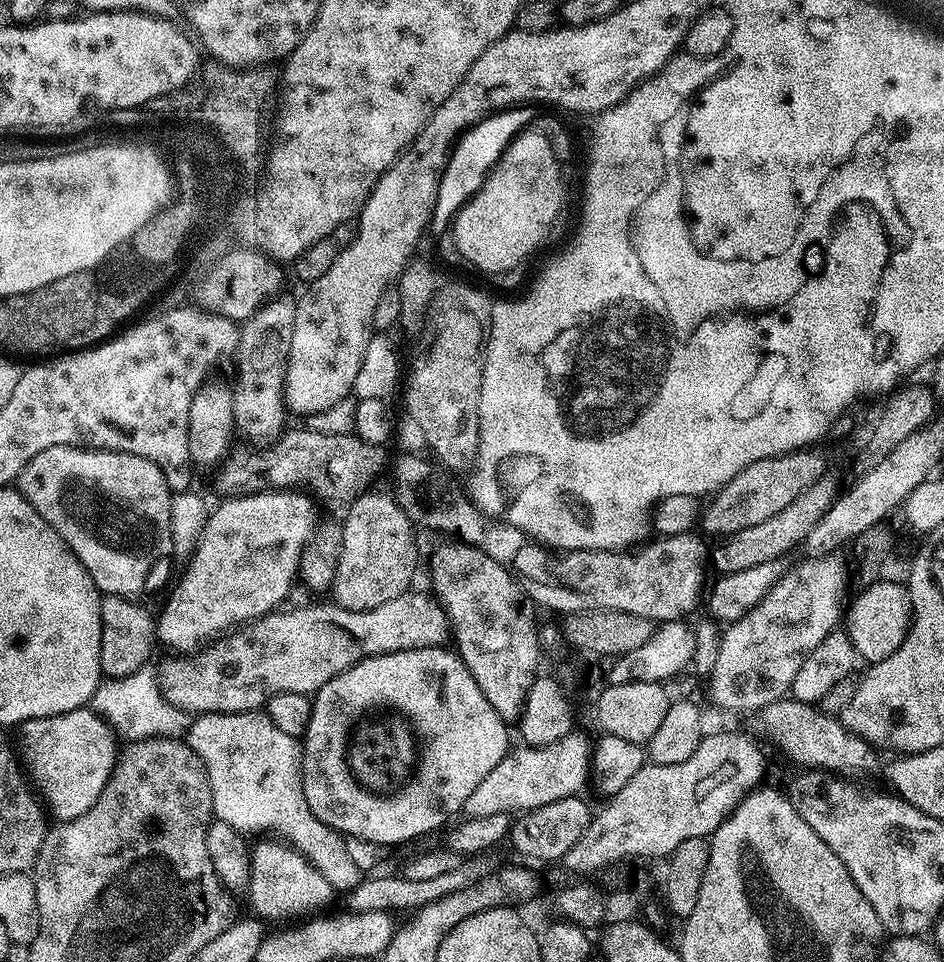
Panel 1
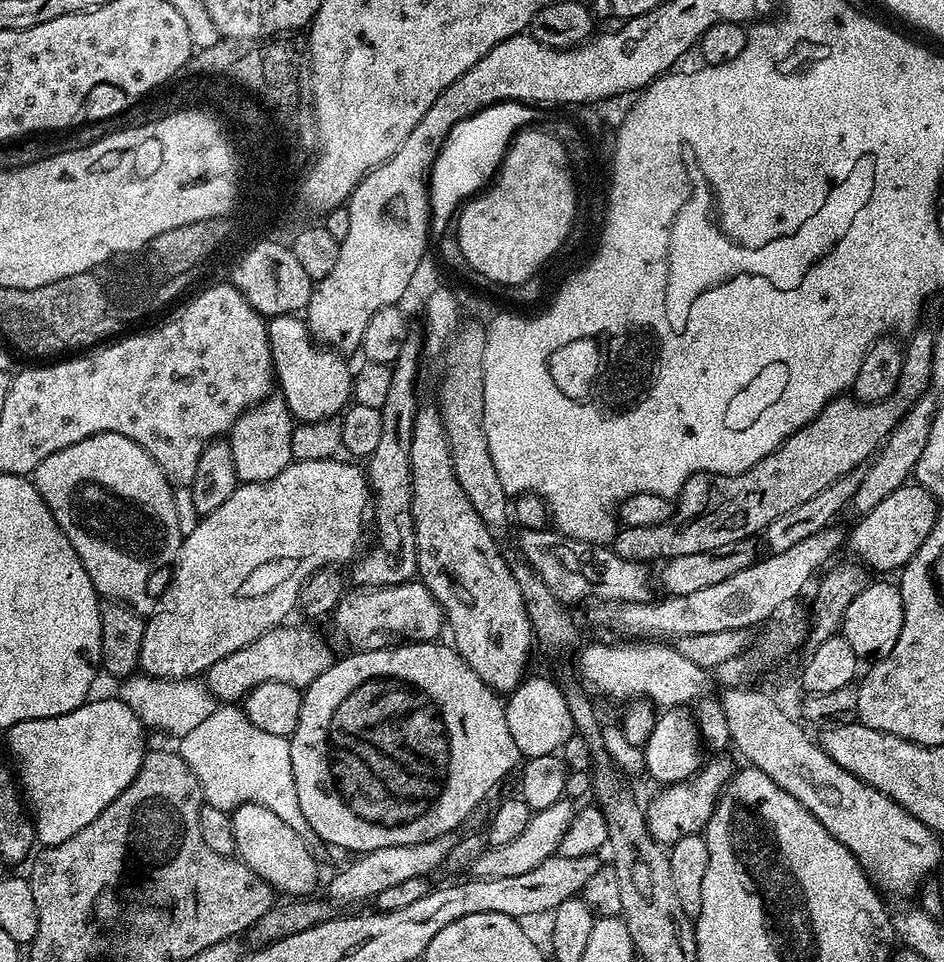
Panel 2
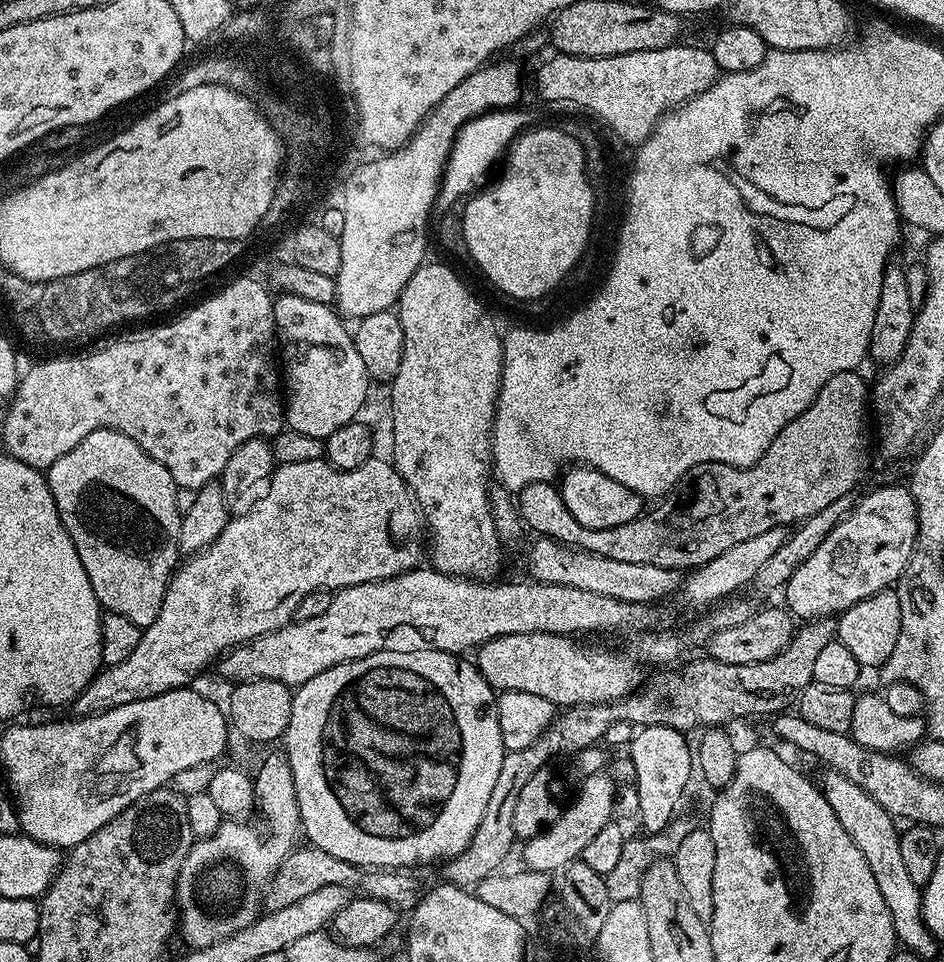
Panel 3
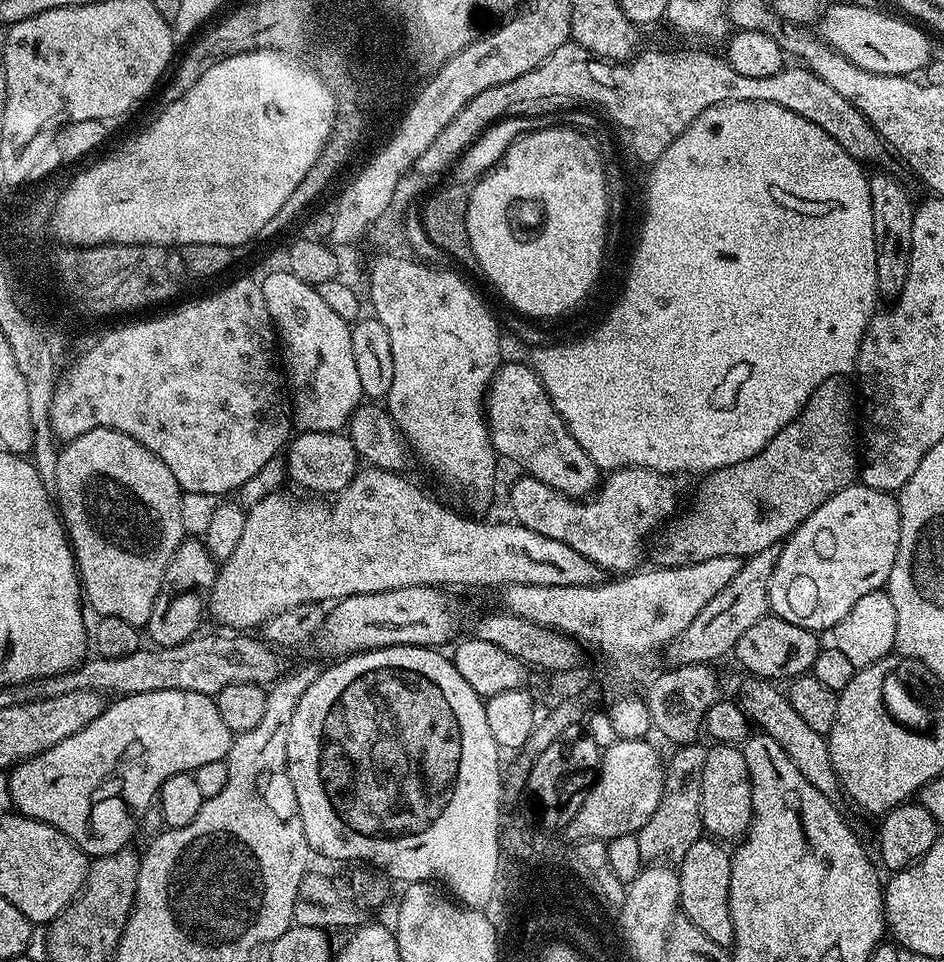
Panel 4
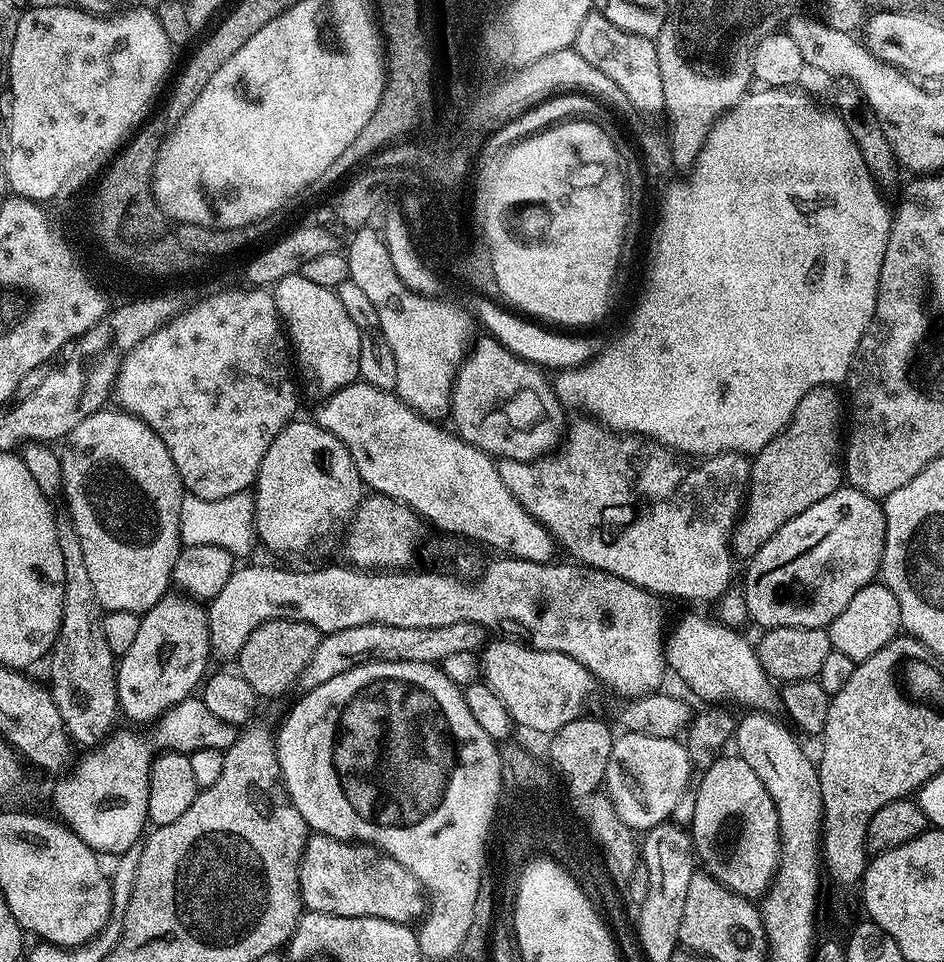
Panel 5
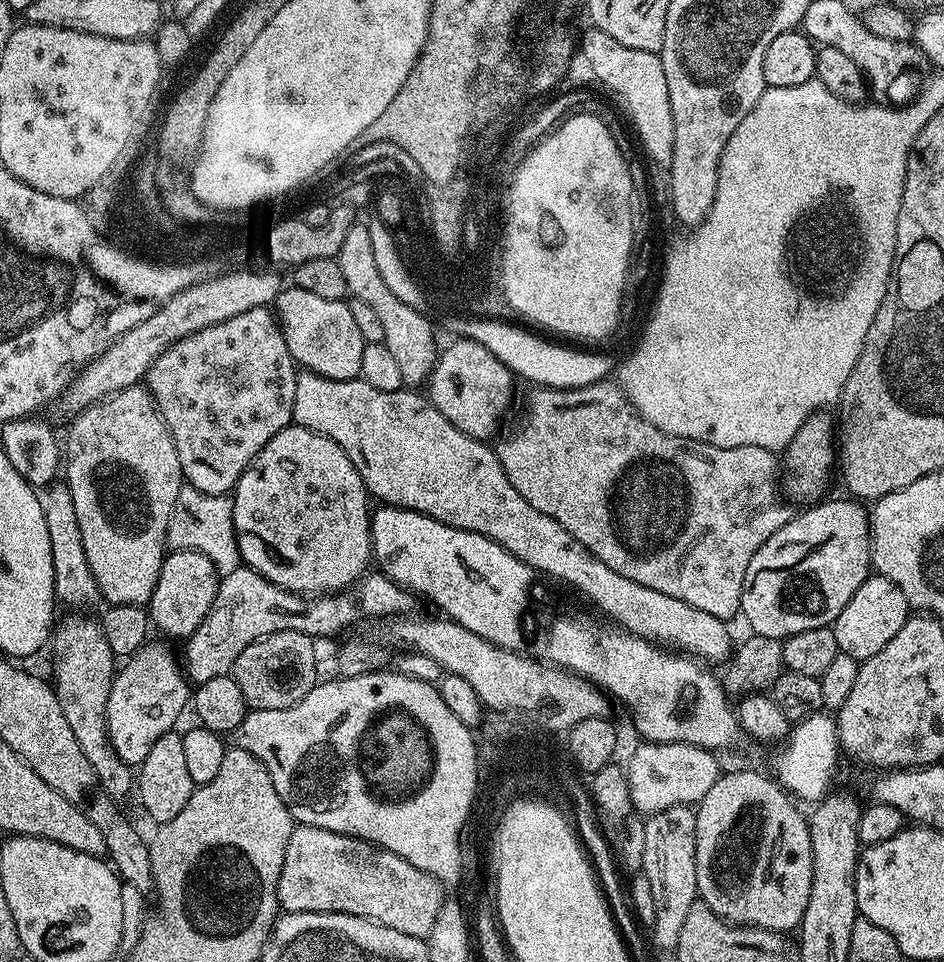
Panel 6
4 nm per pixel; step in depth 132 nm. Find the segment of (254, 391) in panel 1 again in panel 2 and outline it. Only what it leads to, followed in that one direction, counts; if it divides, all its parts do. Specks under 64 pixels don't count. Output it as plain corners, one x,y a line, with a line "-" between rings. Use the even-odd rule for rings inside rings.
279,394
269,395
255,408
240,415
226,439
236,467
237,481
245,484
258,484
274,478
292,460
290,436
293,430
293,418

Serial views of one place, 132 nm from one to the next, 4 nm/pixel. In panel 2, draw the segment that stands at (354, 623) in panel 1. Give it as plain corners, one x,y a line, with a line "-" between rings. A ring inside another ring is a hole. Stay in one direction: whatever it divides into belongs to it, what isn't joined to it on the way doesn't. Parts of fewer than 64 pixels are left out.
272,628
254,642
226,654
222,662
214,662
206,673
206,685
220,702
240,702
262,682
286,682
298,689
305,689
334,662
328,644
312,636
308,628

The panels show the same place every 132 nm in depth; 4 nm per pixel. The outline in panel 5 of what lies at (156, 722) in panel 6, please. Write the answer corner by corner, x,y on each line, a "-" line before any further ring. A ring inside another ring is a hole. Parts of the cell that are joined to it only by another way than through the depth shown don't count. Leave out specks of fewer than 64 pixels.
169,594
163,596
163,598
160,599
159,602
157,602
155,606
150,609
150,611
145,612
140,616
140,625
138,626
138,634
135,638
135,641
130,645
130,650
126,650
126,654
122,657
119,657
116,668
116,688
119,709
124,716
126,714
130,719
136,722
149,721
149,723
151,723
152,721
159,719
165,714
165,712
171,709
174,705
177,705
178,702
189,699
193,695
192,690
195,687
197,689
207,675
208,669
206,670
206,668
208,666
208,656
210,657
210,653
212,652
212,643
210,642
210,634
208,633
208,609
203,603
201,603
199,599
193,598
188,594
179,595
180,596

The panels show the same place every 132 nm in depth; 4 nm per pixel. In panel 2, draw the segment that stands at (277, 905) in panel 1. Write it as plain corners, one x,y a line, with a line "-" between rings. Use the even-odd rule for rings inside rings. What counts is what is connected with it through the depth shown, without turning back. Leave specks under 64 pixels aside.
243,802
231,813
234,826
237,857
254,870
265,882
280,893
290,896
308,896
318,880
318,866
310,852
308,840
294,831
274,814
258,803

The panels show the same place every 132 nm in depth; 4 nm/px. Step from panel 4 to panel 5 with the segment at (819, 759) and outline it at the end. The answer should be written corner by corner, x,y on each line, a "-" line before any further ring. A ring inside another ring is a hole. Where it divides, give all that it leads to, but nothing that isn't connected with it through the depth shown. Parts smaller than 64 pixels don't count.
684,616
676,629
671,629
666,640
666,664
676,671
676,676
700,700
712,700
716,706
732,706
741,704
744,710
755,710
767,714
781,711
780,694
772,677
766,675
756,657
753,641
748,641
743,631
727,628
715,619
707,620
704,616

